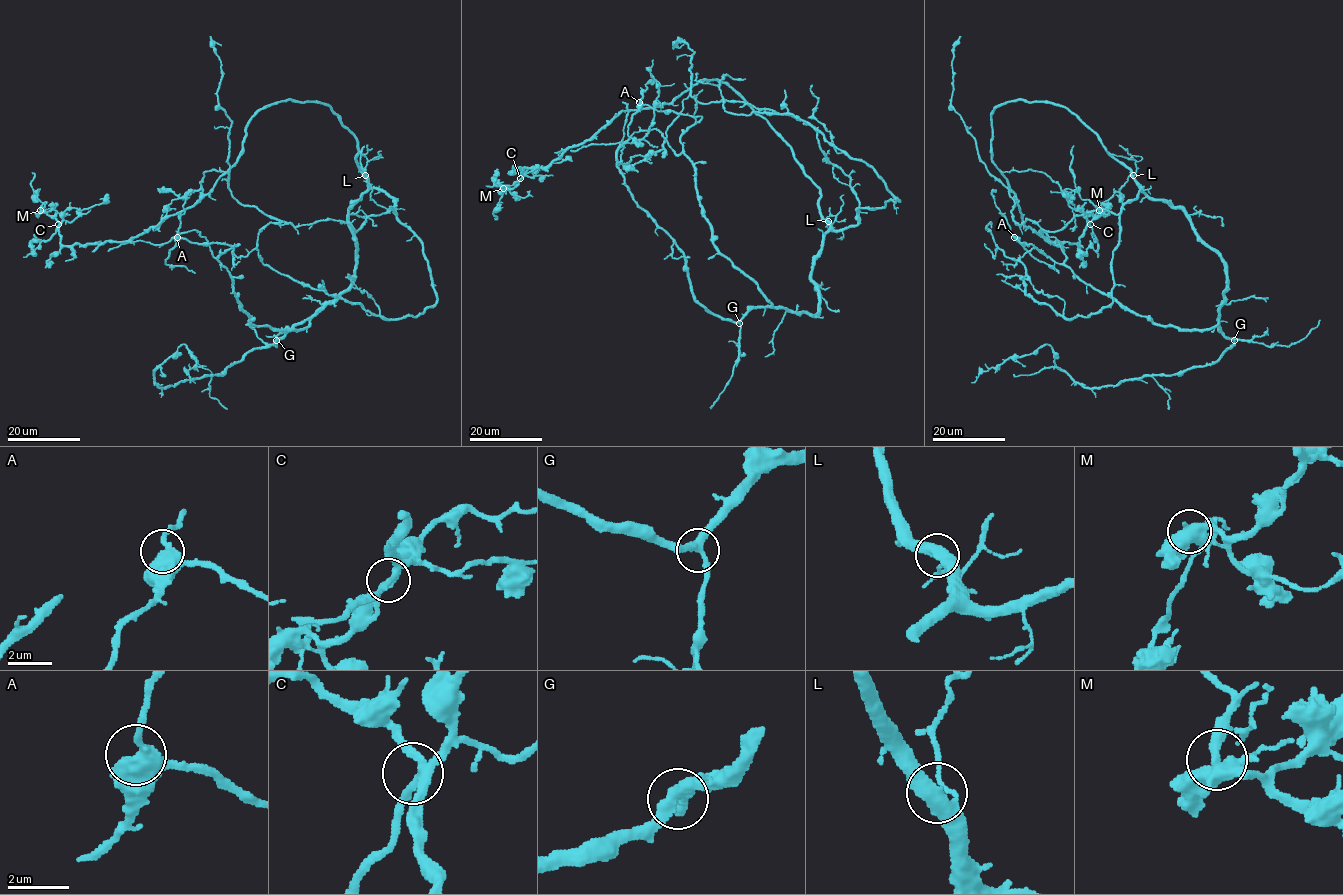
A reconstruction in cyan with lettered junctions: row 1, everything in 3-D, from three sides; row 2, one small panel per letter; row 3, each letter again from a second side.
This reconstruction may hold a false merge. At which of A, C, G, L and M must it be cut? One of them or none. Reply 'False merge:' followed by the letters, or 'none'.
False merge: none

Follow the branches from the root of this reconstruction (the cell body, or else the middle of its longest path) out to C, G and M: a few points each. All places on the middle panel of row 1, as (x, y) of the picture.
C: (830, 230), (791, 147), (717, 80), (623, 110), (520, 178)
G: (830, 230), (811, 271), (819, 312), (810, 315), (783, 307), (753, 307), (739, 323)
M: (830, 230), (820, 190), (791, 147), (717, 80), (700, 80), (669, 103), (623, 110), (503, 188)

